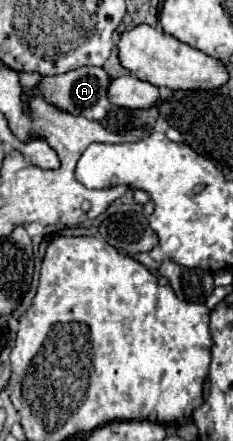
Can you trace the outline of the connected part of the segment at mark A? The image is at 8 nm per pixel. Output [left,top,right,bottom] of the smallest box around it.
[39,66,111,120]

